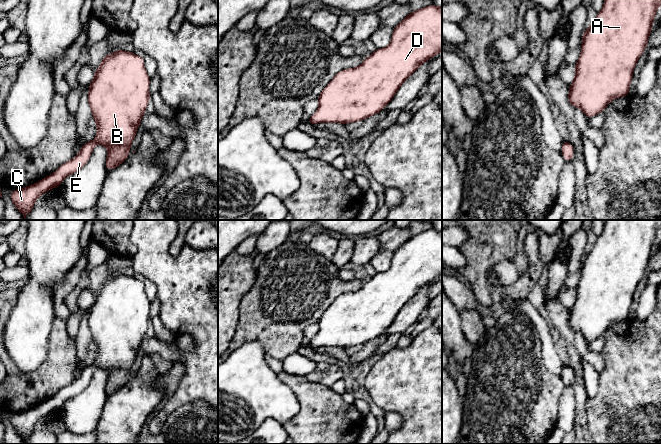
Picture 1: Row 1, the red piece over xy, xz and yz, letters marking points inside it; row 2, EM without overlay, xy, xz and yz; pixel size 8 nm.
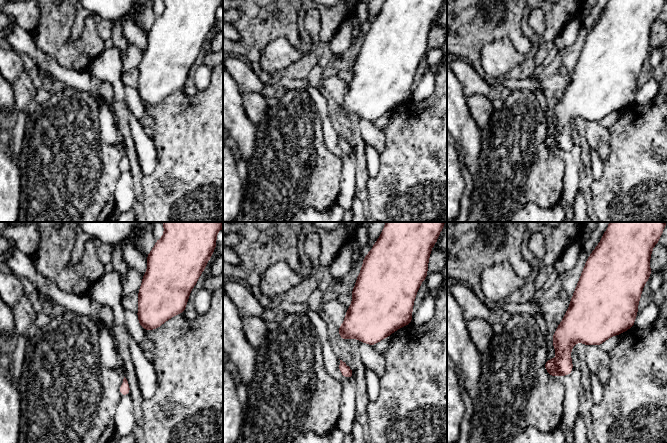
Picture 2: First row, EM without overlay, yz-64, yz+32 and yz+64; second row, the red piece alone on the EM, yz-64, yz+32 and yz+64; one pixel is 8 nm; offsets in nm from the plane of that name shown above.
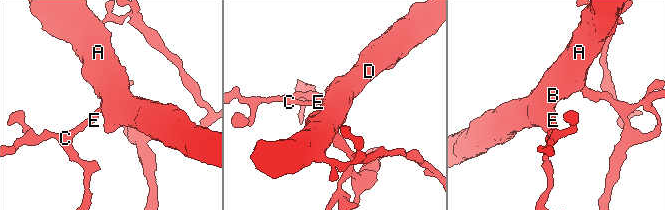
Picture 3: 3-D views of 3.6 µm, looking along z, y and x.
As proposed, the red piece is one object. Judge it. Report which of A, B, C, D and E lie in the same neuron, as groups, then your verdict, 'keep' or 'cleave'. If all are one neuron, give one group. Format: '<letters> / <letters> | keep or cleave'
A B C D E | keep

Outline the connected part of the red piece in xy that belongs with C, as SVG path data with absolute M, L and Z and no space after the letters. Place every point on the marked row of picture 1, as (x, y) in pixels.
M121 49L105 54L95 70L88 93L88 104L97 127L96 138L82 145L79 154L62 164L53 174L28 187L12 190L10 200L25 219L41 194L58 188L65 177L88 162L96 144L108 150L106 171L126 161L151 99L149 83L143 57Z

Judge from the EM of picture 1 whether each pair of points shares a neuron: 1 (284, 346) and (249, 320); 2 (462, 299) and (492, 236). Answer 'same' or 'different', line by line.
1: same
2: different

